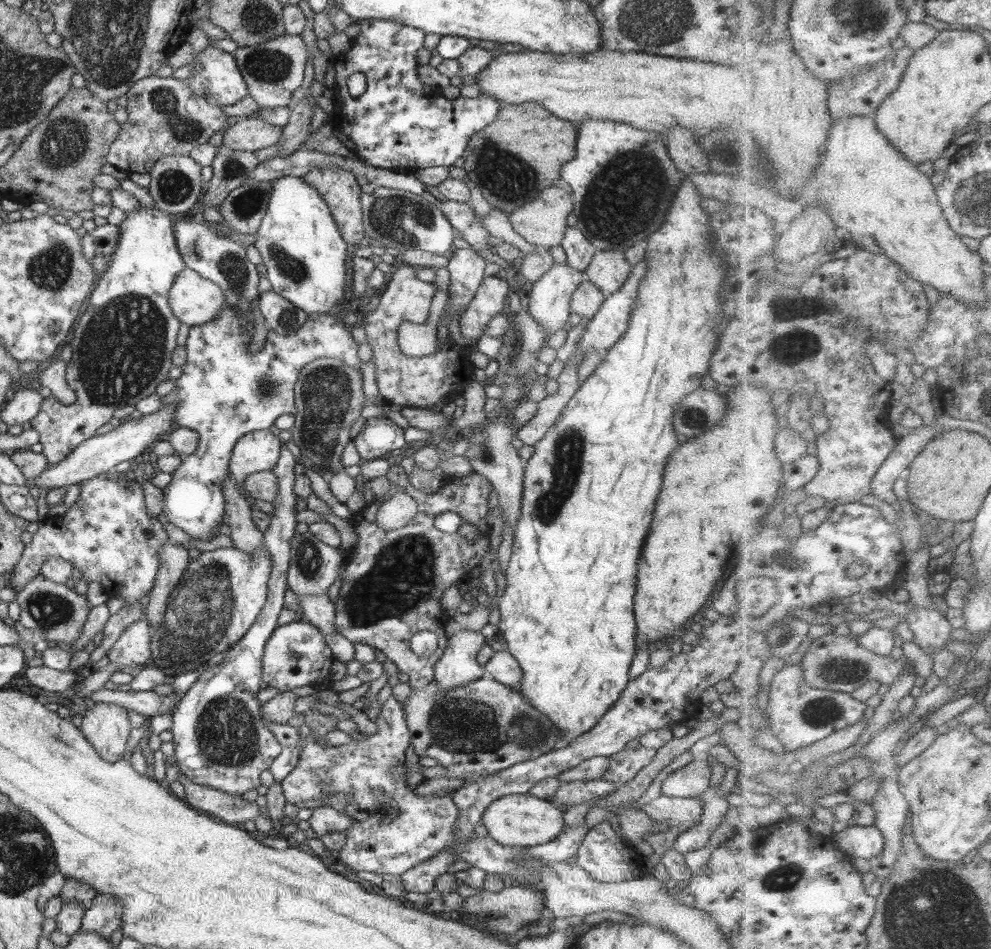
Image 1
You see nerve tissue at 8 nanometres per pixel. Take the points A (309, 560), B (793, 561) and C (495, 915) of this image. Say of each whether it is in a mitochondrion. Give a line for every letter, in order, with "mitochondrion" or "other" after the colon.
A: mitochondrion
B: mitochondrion
C: mitochondrion

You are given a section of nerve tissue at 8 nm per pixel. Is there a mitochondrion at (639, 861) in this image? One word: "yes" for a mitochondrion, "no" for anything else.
no

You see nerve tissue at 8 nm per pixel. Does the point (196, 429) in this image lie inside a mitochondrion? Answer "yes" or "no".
no

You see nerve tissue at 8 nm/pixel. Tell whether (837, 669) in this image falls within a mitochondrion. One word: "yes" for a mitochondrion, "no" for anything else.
yes

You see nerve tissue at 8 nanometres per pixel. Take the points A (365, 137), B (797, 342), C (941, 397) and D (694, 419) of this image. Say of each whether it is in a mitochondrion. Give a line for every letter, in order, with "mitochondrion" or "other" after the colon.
A: other
B: mitochondrion
C: other
D: mitochondrion

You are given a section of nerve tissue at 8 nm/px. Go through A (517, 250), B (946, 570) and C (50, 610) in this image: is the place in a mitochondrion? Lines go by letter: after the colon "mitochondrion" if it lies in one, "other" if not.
A: other
B: other
C: mitochondrion

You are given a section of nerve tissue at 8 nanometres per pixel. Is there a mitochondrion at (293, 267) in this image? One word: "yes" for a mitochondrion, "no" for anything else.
yes

